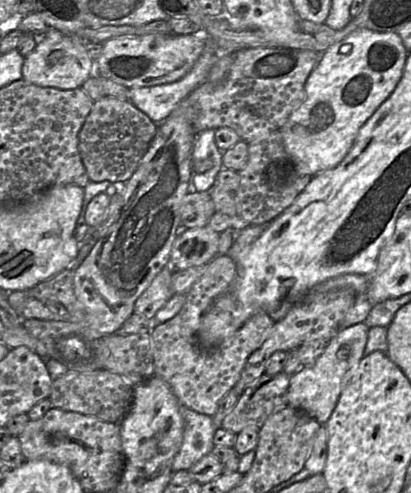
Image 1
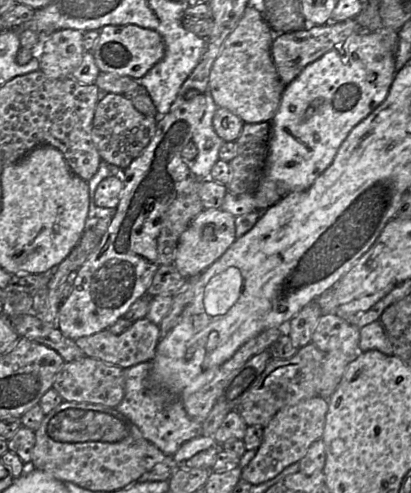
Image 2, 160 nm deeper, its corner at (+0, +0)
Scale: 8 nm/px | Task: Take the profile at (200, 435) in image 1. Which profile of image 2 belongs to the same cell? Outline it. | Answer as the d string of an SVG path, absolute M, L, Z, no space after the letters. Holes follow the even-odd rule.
M142 362L124 371L125 394L115 408L136 425L143 436L168 456L173 456L180 446L203 435L202 423L189 417L179 395L156 386L151 381L151 362Z

